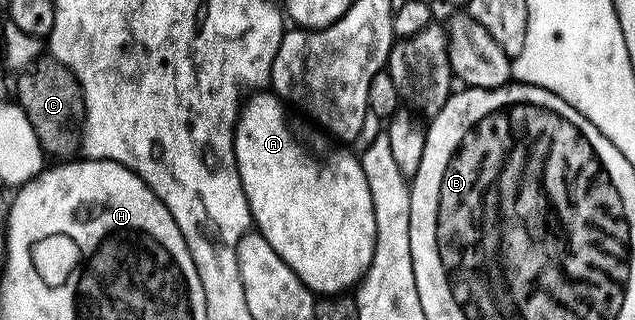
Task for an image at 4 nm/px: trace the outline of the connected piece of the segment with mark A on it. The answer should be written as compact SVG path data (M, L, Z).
M257 91L242 102L239 119L235 123L235 162L239 164L239 178L251 208L251 219L254 228L265 239L269 239L269 243L277 251L277 255L281 255L281 259L285 259L285 263L289 263L291 270L301 279L301 283L305 283L307 289L316 295L343 295L358 286L364 275L367 274L367 269L373 259L375 245L373 195L370 194L369 183L366 181L365 171L360 158L350 148L336 143L330 136L320 132L318 128L312 127L310 124L307 124L307 126L302 125L299 121L294 121L287 114L286 108L288 109L288 106L283 98L274 92Z

